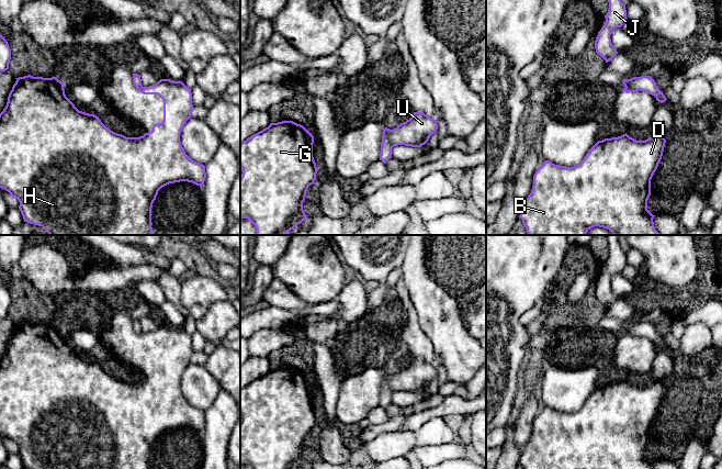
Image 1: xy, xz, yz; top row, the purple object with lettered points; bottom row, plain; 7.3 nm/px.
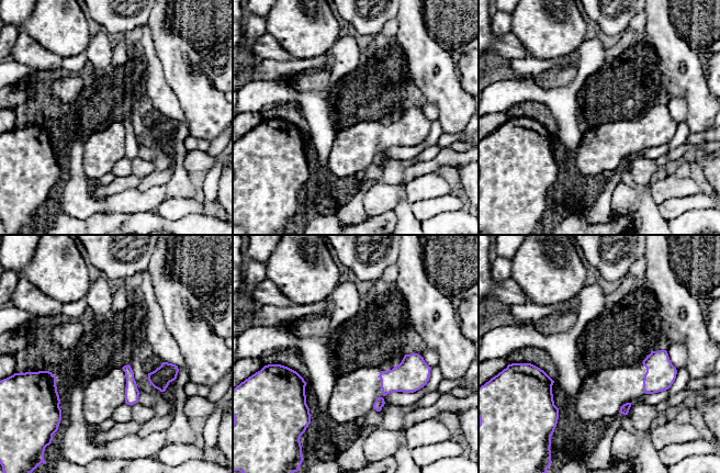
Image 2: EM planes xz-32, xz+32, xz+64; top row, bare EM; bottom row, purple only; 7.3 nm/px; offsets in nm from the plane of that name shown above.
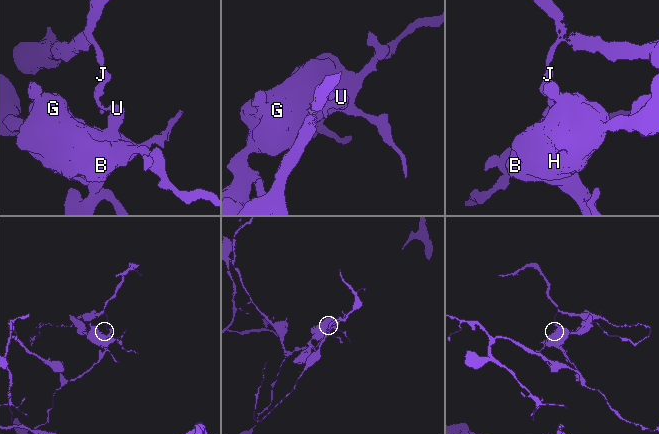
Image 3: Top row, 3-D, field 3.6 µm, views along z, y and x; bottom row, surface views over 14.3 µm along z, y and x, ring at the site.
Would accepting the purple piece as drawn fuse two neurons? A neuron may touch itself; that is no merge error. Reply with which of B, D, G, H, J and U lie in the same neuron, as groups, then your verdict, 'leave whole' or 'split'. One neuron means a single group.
groups B D G H U / J; split

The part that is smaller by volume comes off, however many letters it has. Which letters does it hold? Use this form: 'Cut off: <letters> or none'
Cut off: J

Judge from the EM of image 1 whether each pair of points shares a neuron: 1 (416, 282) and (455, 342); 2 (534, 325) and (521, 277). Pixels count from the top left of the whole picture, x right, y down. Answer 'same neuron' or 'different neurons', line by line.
1: same neuron
2: different neurons

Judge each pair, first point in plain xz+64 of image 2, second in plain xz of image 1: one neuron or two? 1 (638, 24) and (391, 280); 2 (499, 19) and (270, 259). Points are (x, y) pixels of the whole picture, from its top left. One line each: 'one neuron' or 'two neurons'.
1: one neuron
2: two neurons

